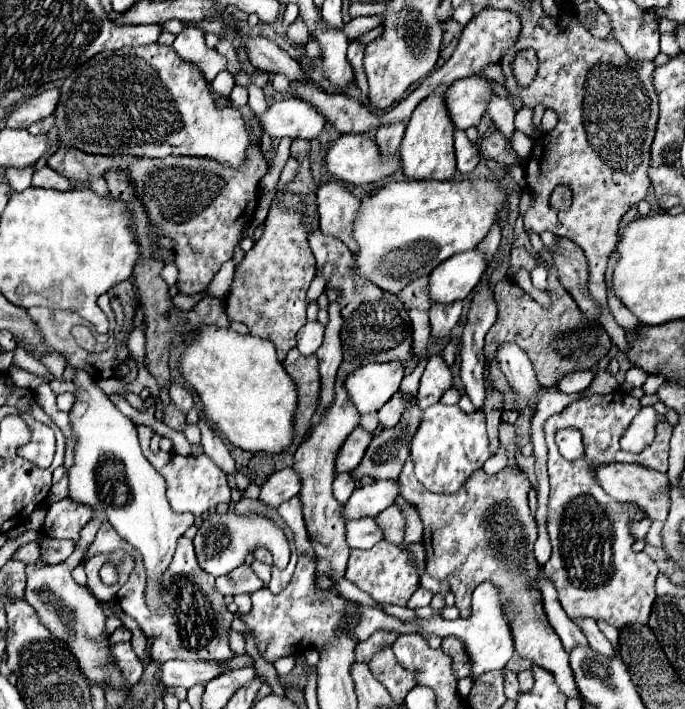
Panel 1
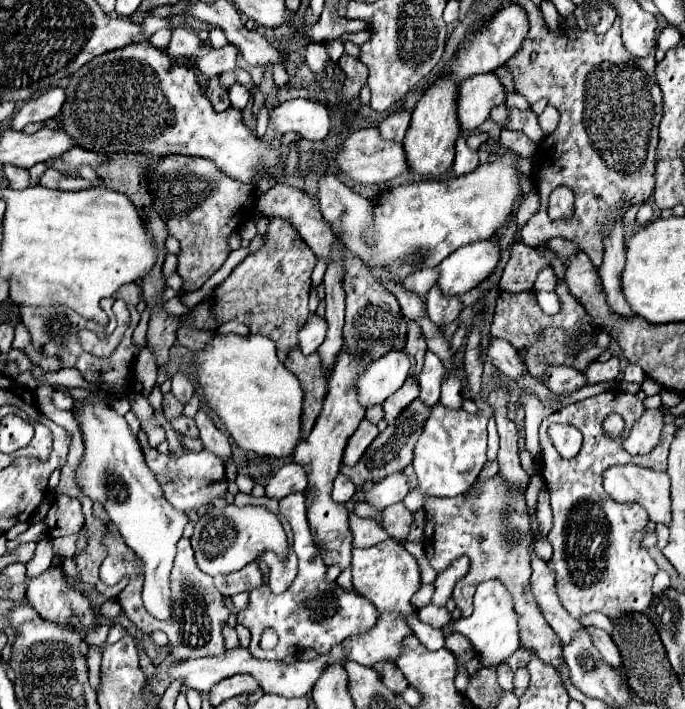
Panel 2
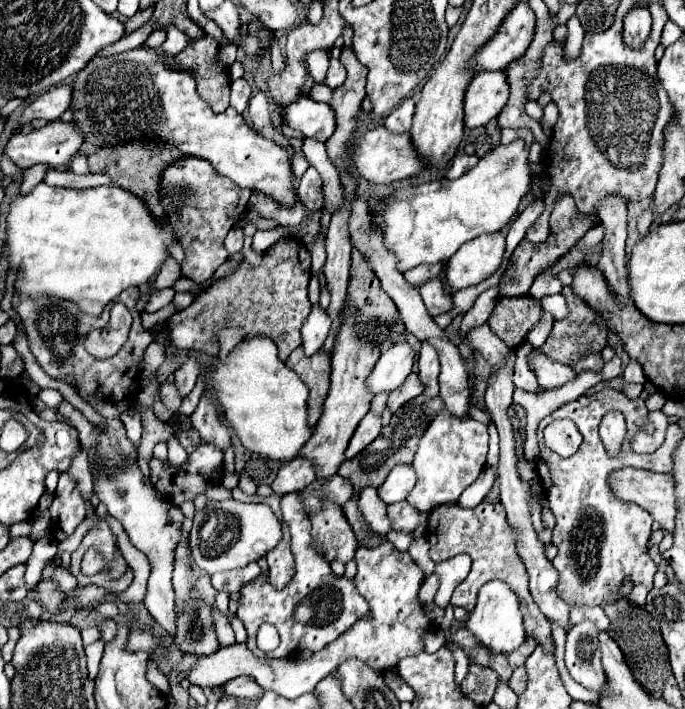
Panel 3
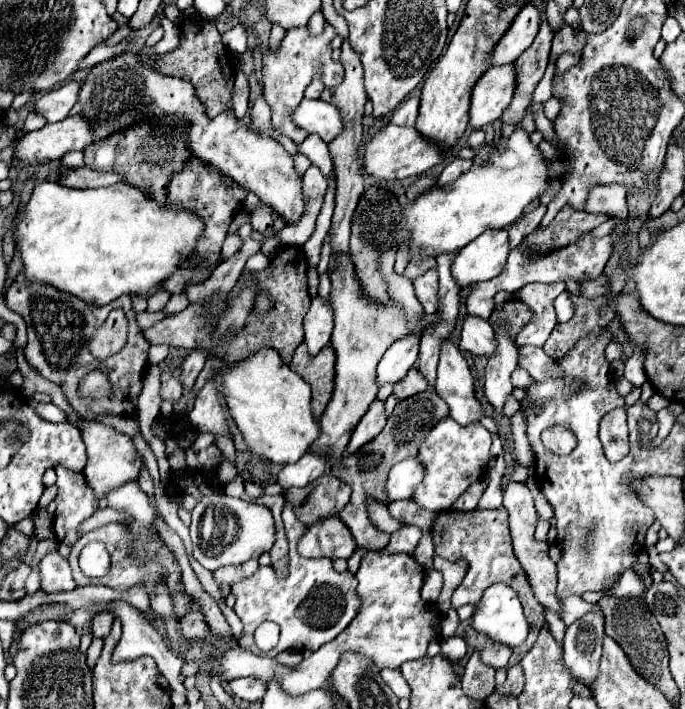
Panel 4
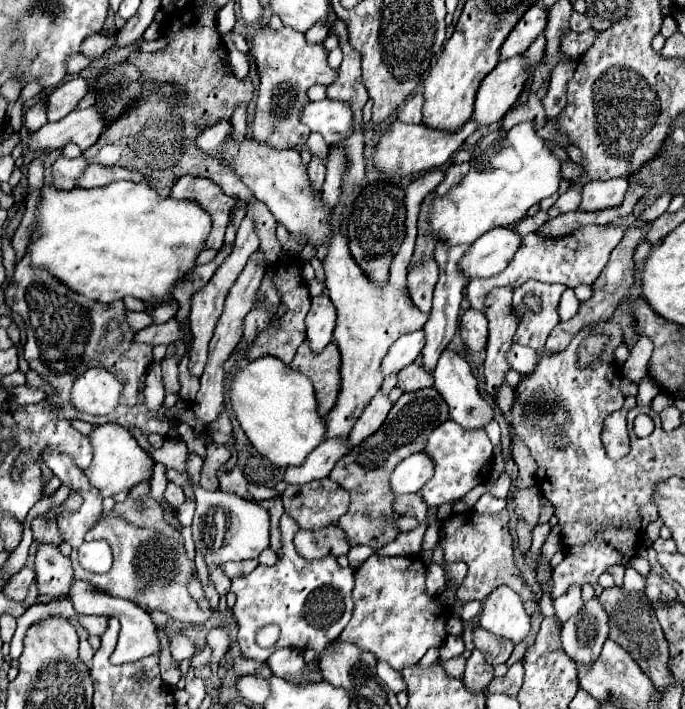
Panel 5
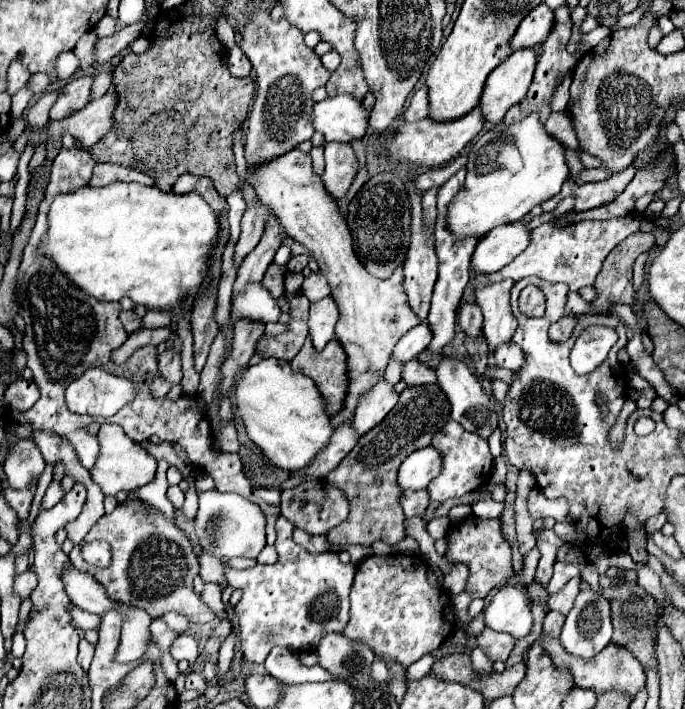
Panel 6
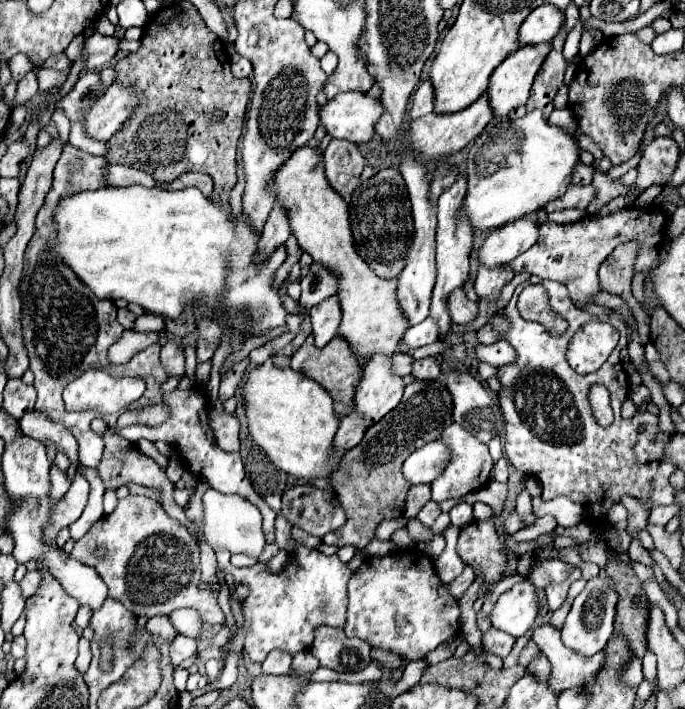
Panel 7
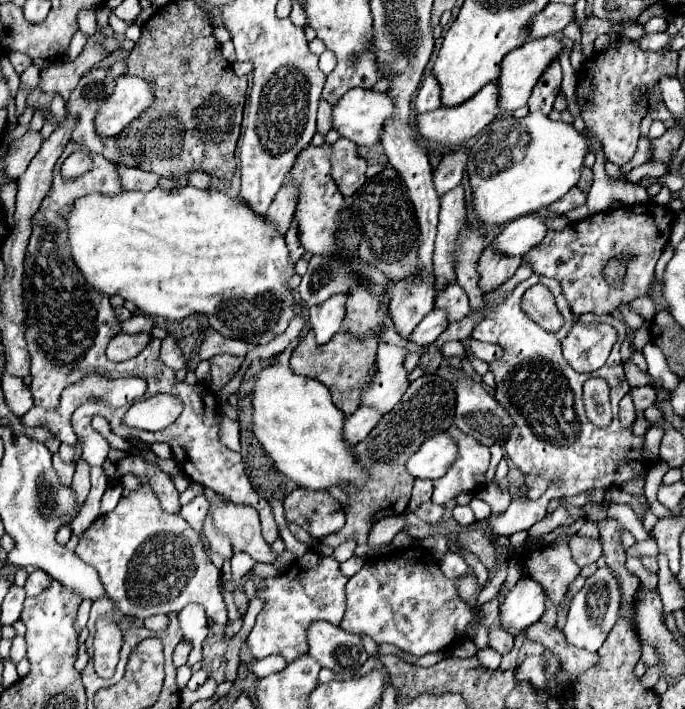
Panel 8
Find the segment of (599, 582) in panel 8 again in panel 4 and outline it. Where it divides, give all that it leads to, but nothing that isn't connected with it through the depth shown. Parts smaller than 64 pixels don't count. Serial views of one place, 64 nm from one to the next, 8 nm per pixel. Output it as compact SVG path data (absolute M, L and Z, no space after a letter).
M590 612L566 628L564 664L582 684L592 684L598 674L602 656L604 618L600 612Z

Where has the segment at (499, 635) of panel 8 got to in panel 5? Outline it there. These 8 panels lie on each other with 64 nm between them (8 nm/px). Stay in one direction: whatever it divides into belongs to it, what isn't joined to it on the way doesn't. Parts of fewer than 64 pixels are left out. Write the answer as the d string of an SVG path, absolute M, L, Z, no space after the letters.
M474 628L472 640L474 646L484 654L486 662L492 666L504 664L510 658L514 648L512 640L504 640L502 636L492 636L492 632L484 632L482 628Z

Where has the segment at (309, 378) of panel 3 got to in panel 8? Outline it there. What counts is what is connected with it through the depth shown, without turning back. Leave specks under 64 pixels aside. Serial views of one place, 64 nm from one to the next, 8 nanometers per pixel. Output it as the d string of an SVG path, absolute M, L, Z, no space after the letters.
M310 330L306 334L306 338L302 338L298 342L298 346L294 348L292 358L290 358L290 366L296 374L308 376L308 378L314 378L314 380L322 382L330 390L332 402L336 404L336 408L344 416L350 416L360 406L360 390L362 390L362 384L370 376L368 372L374 364L376 346L378 346L378 342L372 336L366 338L366 340L356 340L352 334L348 334L344 330L338 332L330 342L318 346L314 342L314 332Z

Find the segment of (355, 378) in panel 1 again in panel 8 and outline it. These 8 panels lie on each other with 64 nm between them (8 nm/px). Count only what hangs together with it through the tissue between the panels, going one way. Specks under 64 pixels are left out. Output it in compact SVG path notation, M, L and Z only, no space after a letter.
M434 308L414 330L412 336L408 338L414 344L420 346L430 346L436 342L436 338L448 328L448 314L440 308Z

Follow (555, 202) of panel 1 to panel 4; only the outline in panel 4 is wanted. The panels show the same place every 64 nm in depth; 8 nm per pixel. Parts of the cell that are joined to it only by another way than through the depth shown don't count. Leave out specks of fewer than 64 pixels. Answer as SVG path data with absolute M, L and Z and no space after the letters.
M564 206L556 214L556 218L550 222L550 226L528 234L522 242L524 242L524 248L536 248L540 252L550 252L552 246L564 248L564 246L576 242L584 232L590 232L592 228L600 226L606 220L608 220L608 216L578 212L570 206Z

